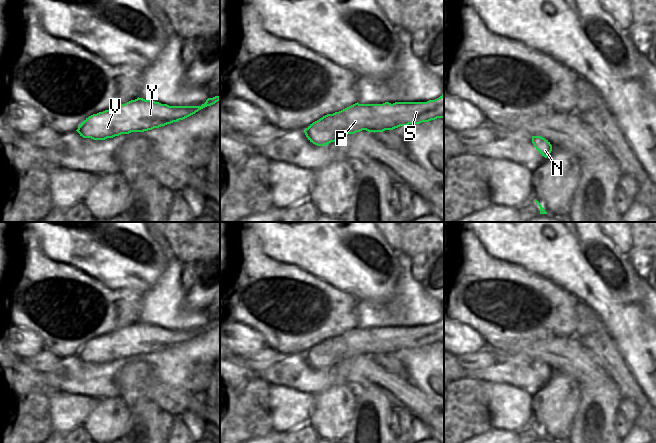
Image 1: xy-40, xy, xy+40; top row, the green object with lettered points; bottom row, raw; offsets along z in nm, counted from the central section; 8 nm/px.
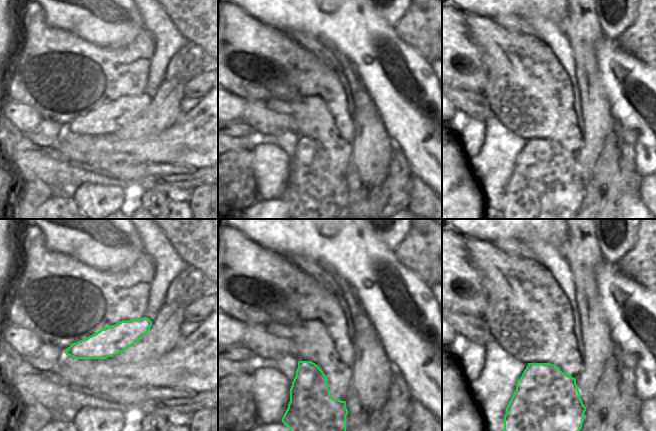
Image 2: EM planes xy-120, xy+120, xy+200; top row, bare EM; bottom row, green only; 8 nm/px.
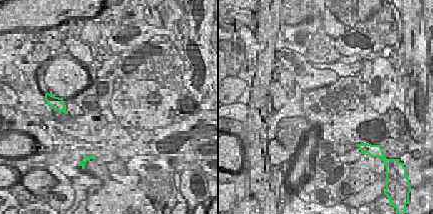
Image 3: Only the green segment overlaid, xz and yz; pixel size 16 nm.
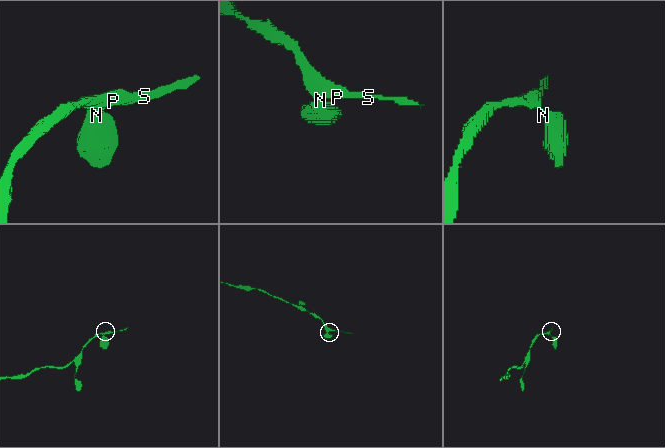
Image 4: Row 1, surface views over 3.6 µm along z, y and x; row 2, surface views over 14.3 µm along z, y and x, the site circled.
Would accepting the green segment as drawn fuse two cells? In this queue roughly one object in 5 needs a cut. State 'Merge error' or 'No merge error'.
No merge error

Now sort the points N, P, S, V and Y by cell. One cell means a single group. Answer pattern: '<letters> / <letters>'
N P S V Y

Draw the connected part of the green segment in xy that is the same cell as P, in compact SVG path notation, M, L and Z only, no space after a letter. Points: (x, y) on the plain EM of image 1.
M444 318L427 326L358 326L333 338L327 338L310 348L304 357L317 370L325 370L340 361L362 354L383 356L409 348L420 348L444 342Z

